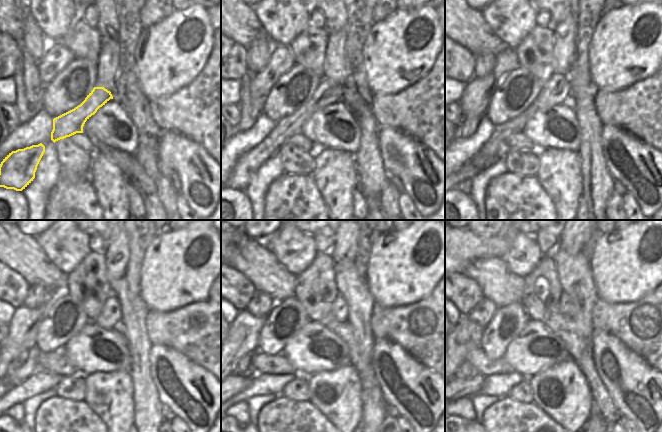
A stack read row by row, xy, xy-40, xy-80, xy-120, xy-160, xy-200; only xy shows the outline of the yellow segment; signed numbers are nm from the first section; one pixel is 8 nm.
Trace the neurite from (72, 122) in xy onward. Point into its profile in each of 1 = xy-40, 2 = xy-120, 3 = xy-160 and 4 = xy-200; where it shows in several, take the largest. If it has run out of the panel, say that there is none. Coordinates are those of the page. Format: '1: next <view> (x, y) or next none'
1: next xy-40 (327, 92)
2: next xy-120 (110, 316)
3: next xy-160 (339, 310)
4: next xy-200 (566, 305)

